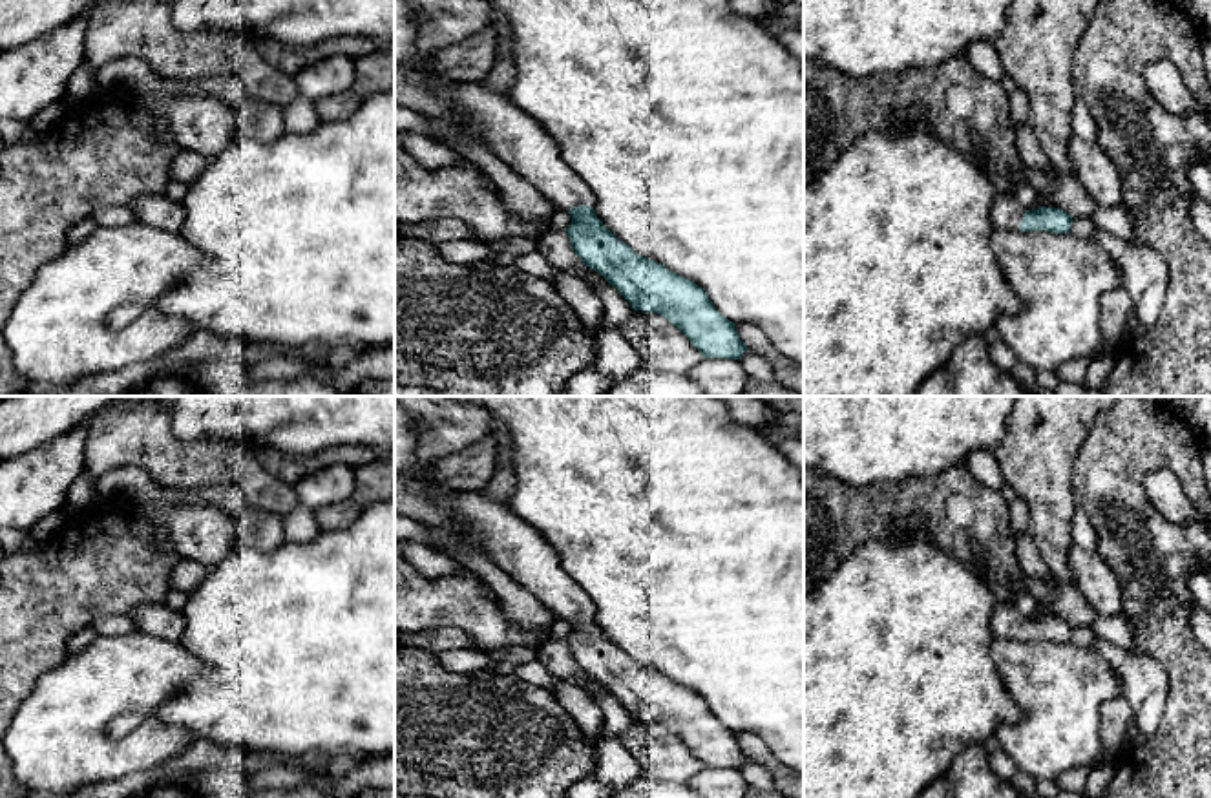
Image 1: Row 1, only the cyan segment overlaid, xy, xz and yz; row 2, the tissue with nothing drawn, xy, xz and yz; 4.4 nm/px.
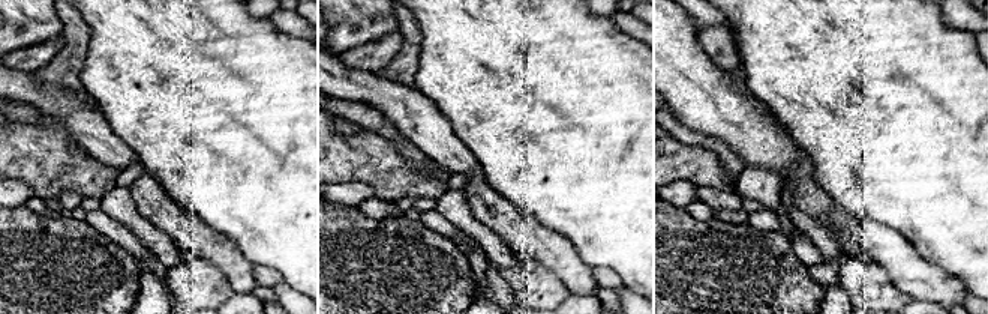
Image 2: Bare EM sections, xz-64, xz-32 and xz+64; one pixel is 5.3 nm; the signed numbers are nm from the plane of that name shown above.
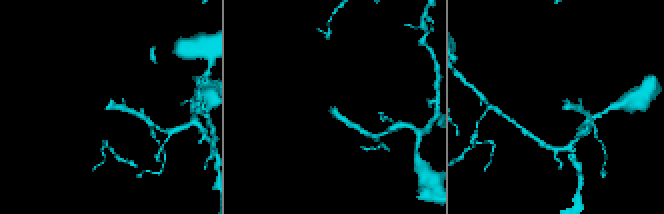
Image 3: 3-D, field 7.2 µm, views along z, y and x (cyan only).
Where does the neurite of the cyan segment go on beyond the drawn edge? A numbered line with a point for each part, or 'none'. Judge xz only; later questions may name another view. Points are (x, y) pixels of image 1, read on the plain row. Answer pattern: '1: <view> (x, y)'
1: xz (517, 548)

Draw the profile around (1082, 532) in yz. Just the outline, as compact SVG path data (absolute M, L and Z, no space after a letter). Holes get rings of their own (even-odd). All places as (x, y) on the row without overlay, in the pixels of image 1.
M1078 499L1074 502L1074 520L1070 528L1070 537L1074 544L1085 550L1096 550L1096 531L1087 520L1087 513Z

